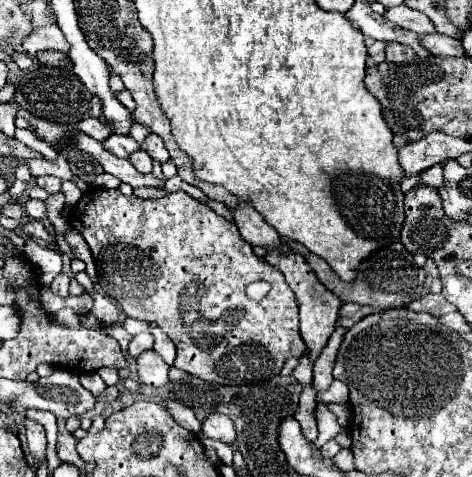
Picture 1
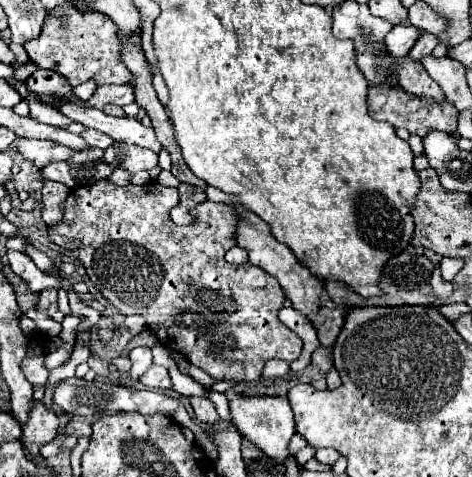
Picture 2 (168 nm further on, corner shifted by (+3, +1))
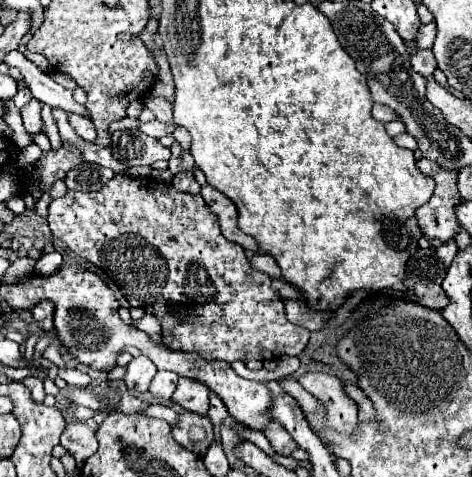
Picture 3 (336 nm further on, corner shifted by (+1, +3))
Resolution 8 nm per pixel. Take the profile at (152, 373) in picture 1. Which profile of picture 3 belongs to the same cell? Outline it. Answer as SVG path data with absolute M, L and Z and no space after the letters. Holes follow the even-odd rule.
M157 371L157 375L153 377L153 381L149 385L149 391L159 399L171 399L175 387L177 387L177 373Z

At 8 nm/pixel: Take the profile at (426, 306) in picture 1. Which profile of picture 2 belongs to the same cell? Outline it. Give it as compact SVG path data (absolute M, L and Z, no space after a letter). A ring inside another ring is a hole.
M437 265L437 267L435 267L435 271L433 271L431 287L433 287L435 295L437 295L437 303L435 303L435 305L449 303L449 295L451 295L453 283L451 283L451 281L443 281L443 279L441 279L441 269L439 269L439 265Z

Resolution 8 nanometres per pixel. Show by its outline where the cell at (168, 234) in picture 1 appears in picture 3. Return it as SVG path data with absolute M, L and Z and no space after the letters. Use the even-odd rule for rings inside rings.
M117 173L107 185L103 185L99 191L93 191L93 193L85 193L85 191L67 191L65 197L61 199L55 199L51 201L49 205L49 229L53 233L53 237L61 239L75 255L79 255L81 259L87 259L91 265L99 267L123 293L123 297L129 301L131 307L135 305L141 305L147 313L155 315L159 321L161 321L161 329L163 329L163 343L169 347L169 349L179 349L179 351L193 351L193 353L201 353L201 357L205 361L227 361L227 363L233 363L233 361L267 361L267 359L277 359L277 357L283 357L283 355L299 355L305 345L309 343L309 331L299 327L299 325L293 325L287 321L285 317L285 307L283 307L283 301L281 301L281 295L279 291L275 291L271 287L271 277L267 273L261 273L257 269L251 267L249 259L245 257L245 251L227 241L223 235L221 235L221 229L219 229L219 219L211 213L211 209L207 209L207 203L203 201L201 195L189 195L189 193L181 193L181 191L175 191L175 187L171 183L163 183L163 181L157 181L153 177L143 177L143 179L131 179L127 175L121 175Z

